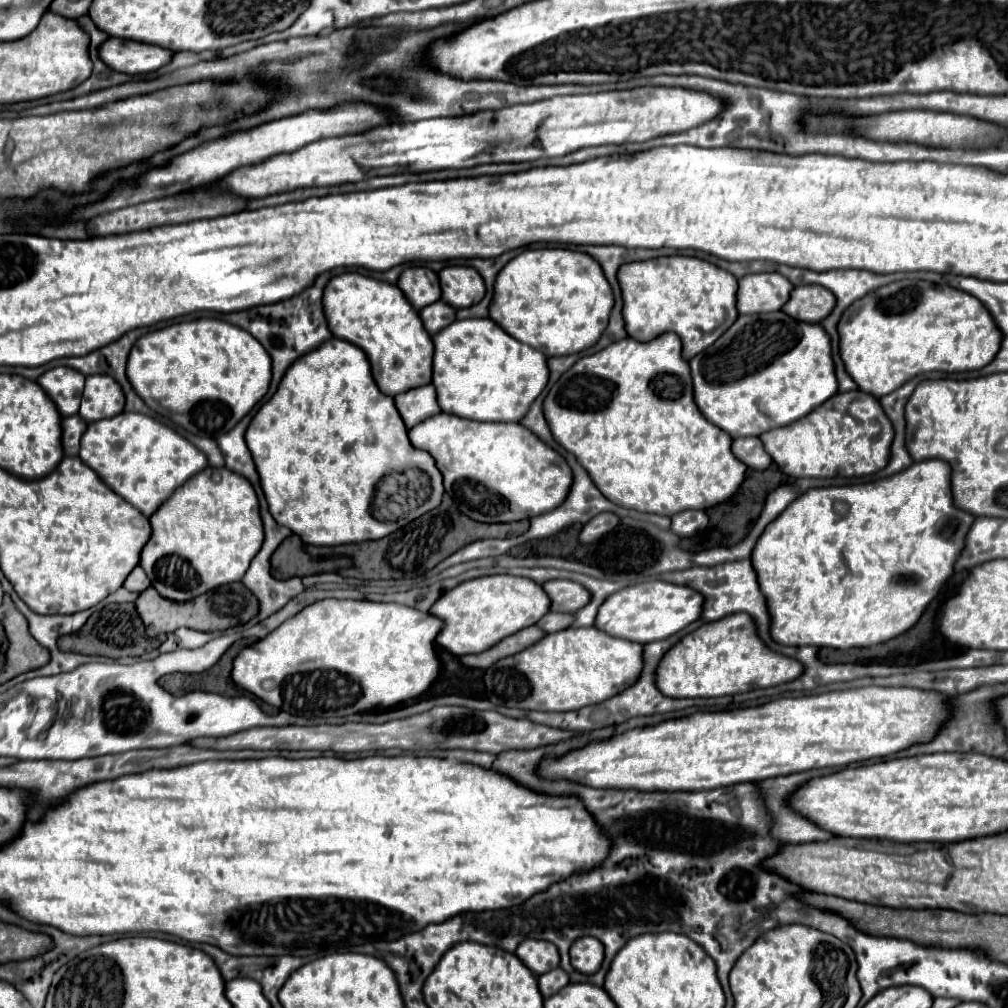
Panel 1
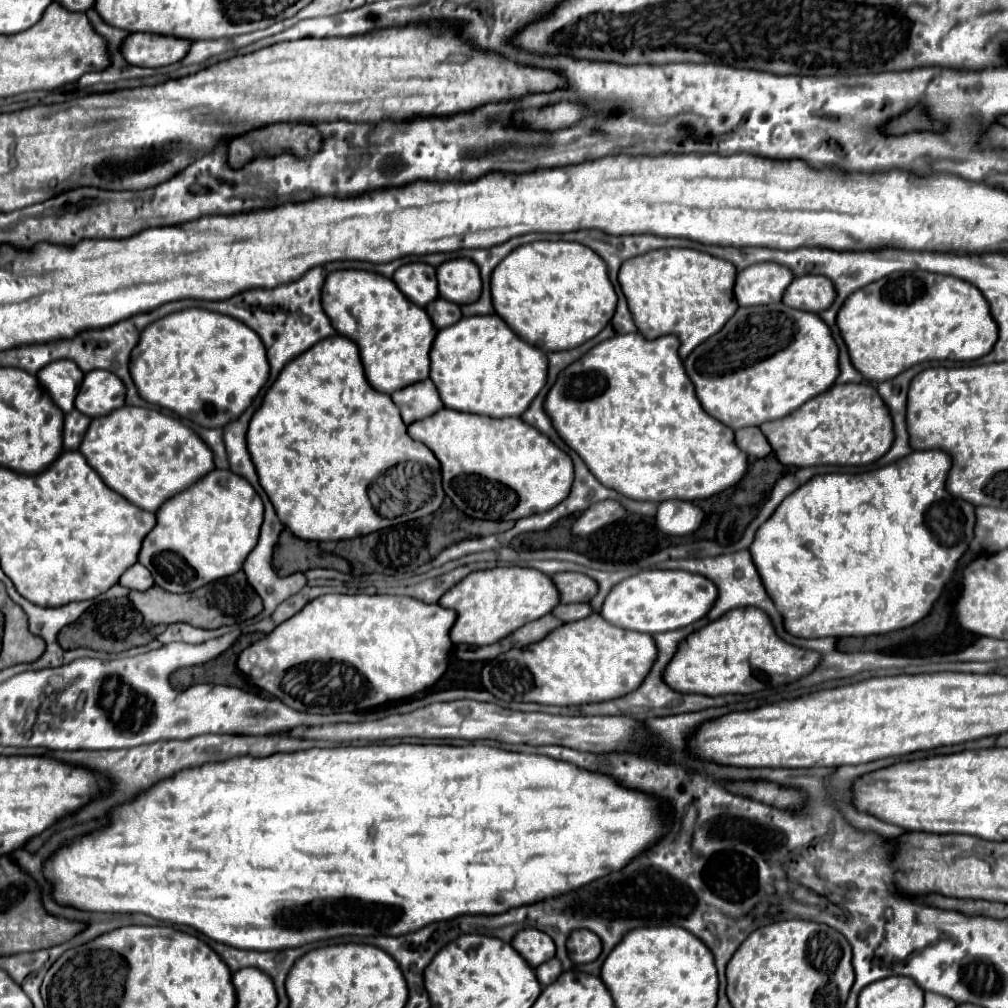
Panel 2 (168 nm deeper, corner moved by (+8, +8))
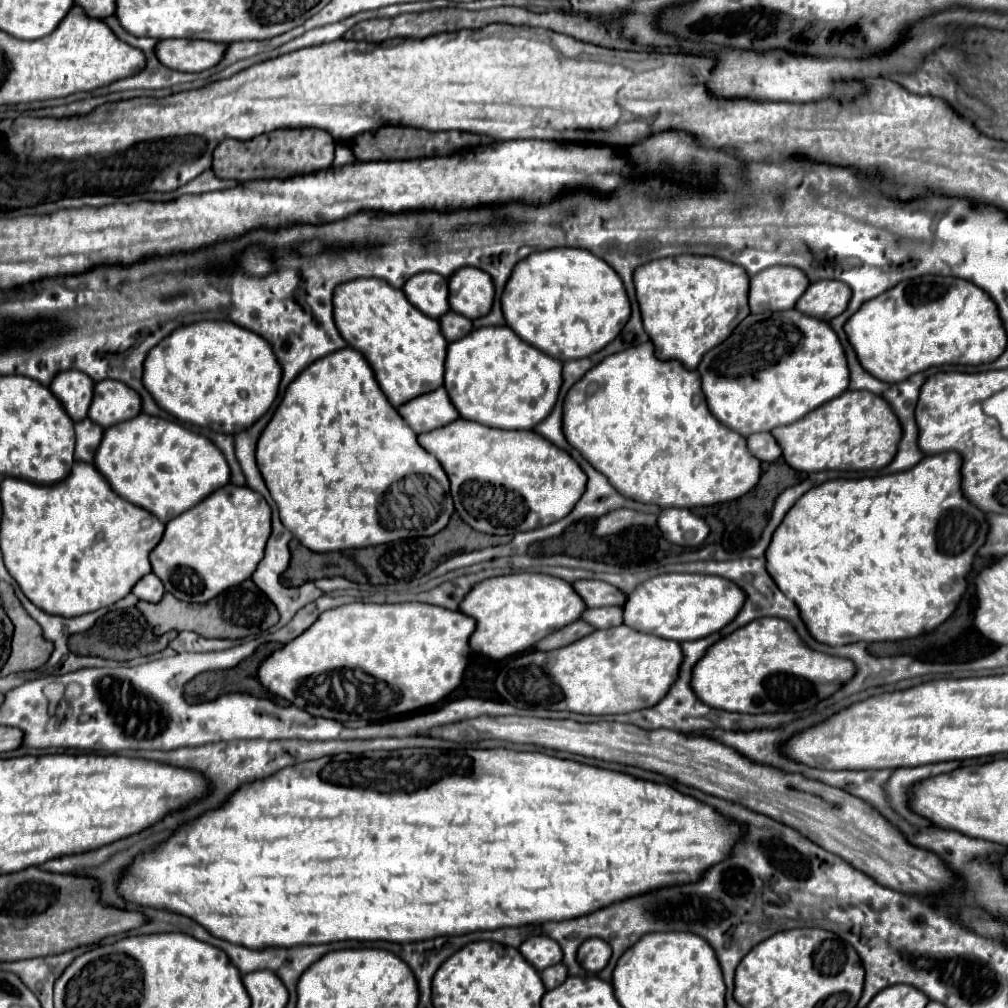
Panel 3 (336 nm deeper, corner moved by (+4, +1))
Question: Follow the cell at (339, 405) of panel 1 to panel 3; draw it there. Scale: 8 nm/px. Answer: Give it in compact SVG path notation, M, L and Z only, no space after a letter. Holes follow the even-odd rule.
M341 348L337 352L331 352L331 354L315 360L313 364L309 364L305 368L305 372L301 372L287 386L287 392L285 392L281 404L277 406L273 418L269 420L269 424L265 426L265 430L259 436L257 460L259 460L259 472L263 472L263 480L267 480L267 488L271 492L271 498L275 500L275 504L279 508L281 522L285 524L285 528L289 528L289 532L293 532L293 536L305 548L309 548L313 552L335 552L335 550L347 550L347 548L365 548L365 546L377 546L377 544L385 544L385 542L393 542L393 540L401 540L401 538L431 536L431 534L443 530L449 522L449 516L453 514L449 480L447 480L447 474L443 472L441 464L437 462L435 456L431 456L429 452L425 452L417 444L417 434L407 426L407 422L399 416L399 412L389 404L387 396L381 392L381 388L379 388L379 384L373 376L371 366L363 358L363 354L355 352L353 348ZM415 478L419 478L419 482L421 482L421 478L425 478L425 482L421 482L421 486L413 486ZM407 494L409 494L409 500L407 500L409 504L403 504L401 498L407 496Z

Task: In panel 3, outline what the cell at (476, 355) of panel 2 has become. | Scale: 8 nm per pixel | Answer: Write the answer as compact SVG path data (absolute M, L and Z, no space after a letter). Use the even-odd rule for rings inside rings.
M485 326L449 344L443 386L463 418L505 430L531 430L557 400L561 362L523 342L509 326Z

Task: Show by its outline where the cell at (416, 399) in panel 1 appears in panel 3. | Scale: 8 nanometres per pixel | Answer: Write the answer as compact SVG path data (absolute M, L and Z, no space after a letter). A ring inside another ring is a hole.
M443 386L409 400L399 408L399 414L413 428L415 434L441 428L459 418L459 412L451 404Z

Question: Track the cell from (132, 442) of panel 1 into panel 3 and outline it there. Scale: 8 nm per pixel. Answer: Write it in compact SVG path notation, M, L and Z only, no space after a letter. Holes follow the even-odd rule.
M143 412L105 430L93 464L121 498L145 508L163 524L229 482L225 456L209 438Z

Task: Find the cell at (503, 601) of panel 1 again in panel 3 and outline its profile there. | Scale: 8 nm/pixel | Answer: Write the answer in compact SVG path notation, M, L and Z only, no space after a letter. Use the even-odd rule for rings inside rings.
M523 572L479 582L467 592L465 600L459 604L459 610L477 622L469 640L471 650L493 660L501 660L531 650L531 644L555 632L555 628L575 622L585 610L585 604L573 592L569 582L551 578L547 574Z

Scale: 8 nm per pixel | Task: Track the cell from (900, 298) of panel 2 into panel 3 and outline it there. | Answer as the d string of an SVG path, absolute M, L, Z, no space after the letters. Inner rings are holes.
M961 278L903 280L865 302L845 322L845 332L861 366L887 384L903 382L931 366L993 362L1007 346L1007 334L991 296Z

